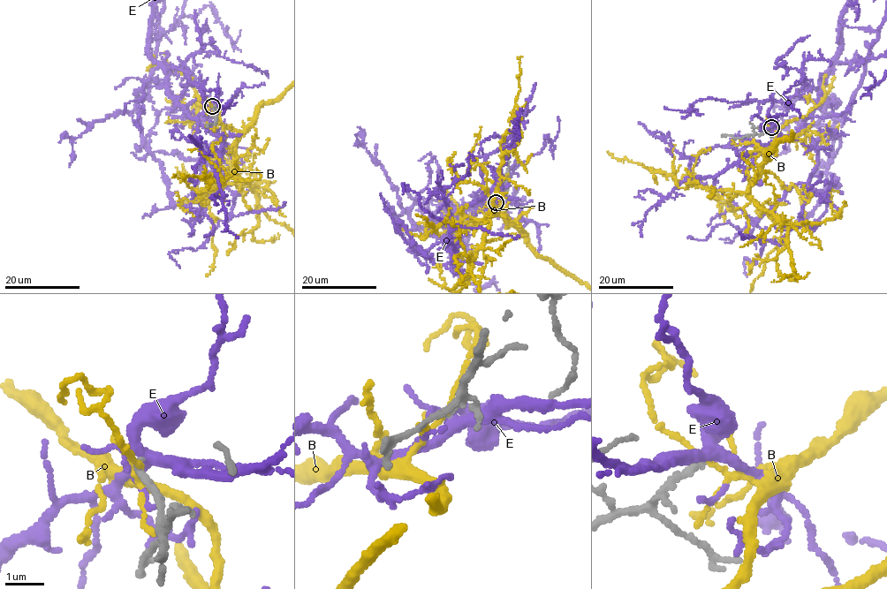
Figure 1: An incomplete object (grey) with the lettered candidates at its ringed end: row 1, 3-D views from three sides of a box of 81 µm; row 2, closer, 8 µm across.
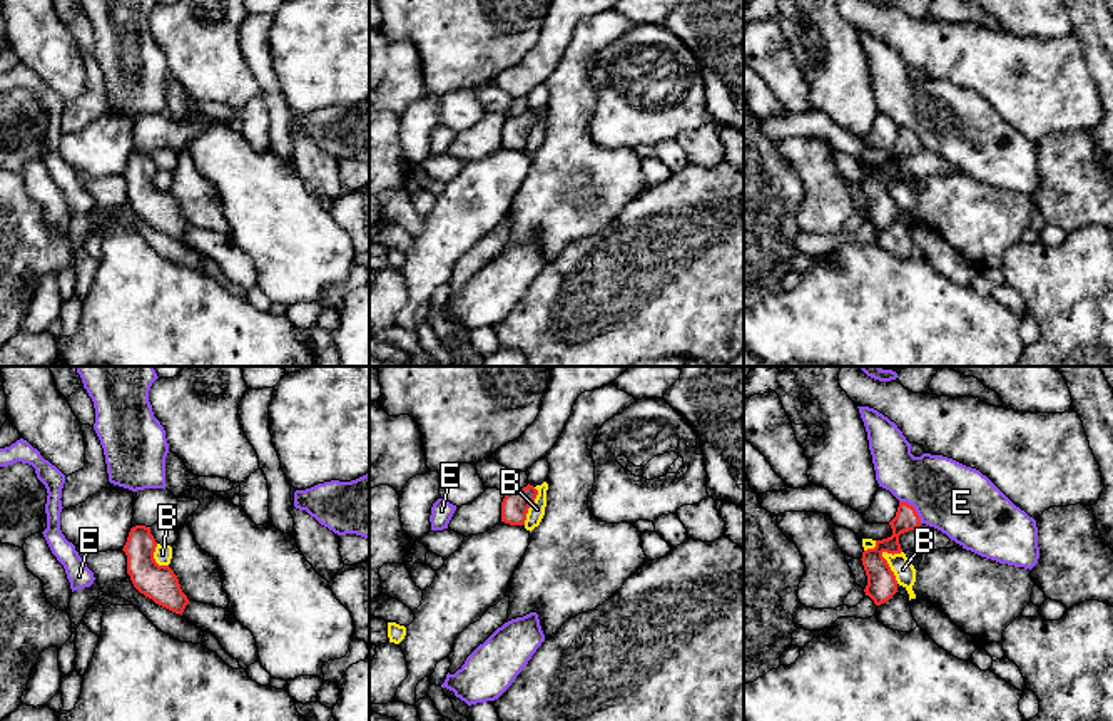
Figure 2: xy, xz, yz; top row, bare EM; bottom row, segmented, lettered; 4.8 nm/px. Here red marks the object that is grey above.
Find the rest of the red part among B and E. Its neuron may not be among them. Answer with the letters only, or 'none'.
none

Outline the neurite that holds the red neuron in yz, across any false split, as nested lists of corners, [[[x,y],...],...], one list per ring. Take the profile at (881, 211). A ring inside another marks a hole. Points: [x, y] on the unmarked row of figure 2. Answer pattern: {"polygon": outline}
{"polygon": [[[899,127],[896,142],[889,147],[889,151],[892,154],[892,161],[876,166],[876,172],[864,176],[861,184],[867,201],[864,217],[874,226],[876,231],[887,228],[897,217],[896,201],[882,179],[901,179],[902,174],[899,161],[916,156],[921,151],[921,144],[912,130]]]}

